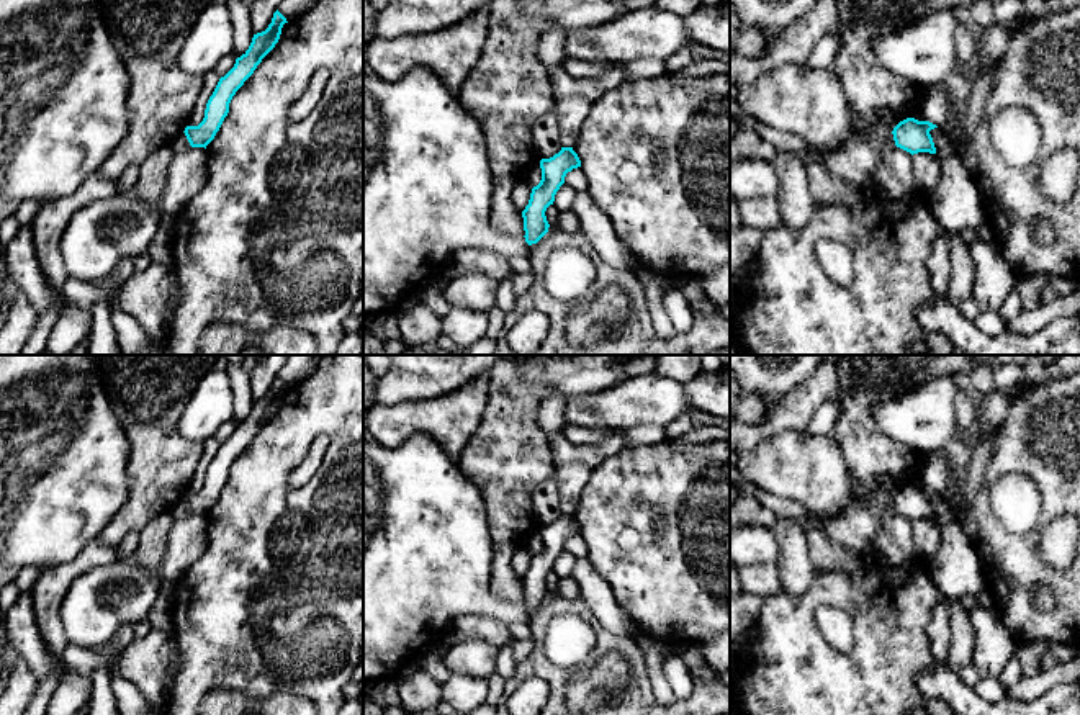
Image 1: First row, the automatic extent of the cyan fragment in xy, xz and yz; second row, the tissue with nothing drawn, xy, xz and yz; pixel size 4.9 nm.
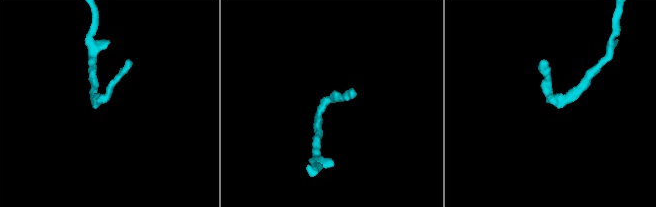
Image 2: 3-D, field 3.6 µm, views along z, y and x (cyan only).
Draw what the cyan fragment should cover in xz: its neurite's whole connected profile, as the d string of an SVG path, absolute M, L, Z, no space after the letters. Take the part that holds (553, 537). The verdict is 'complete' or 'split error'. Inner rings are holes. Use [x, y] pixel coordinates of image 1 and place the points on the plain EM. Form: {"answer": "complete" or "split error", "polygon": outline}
{"answer": "complete", "polygon": "M561 514L553 524L540 527L542 546L532 555L529 571L522 578L524 604L529 612L537 610L548 599L545 578L553 571L566 540L578 533L581 533L581 527L573 514Z"}

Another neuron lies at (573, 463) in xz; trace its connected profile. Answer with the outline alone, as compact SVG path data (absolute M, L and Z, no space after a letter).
M561 430L548 438L548 447L555 461L555 476L560 496L558 509L561 514L574 512L592 471L605 458L619 453L625 445L623 432L615 432L596 445L574 445Z

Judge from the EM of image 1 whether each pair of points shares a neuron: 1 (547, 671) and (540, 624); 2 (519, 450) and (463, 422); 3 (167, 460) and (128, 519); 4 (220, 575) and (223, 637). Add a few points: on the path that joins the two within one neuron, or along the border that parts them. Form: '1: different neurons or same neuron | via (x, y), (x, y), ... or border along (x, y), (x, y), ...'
1: same neuron | via (539, 660), (539, 635)
2: different neurons | border along (488, 393), (480, 426), (455, 458)
3: same neuron | via (159, 475), (156, 486), (143, 504)
4: same neuron | via (223, 589), (223, 622)

